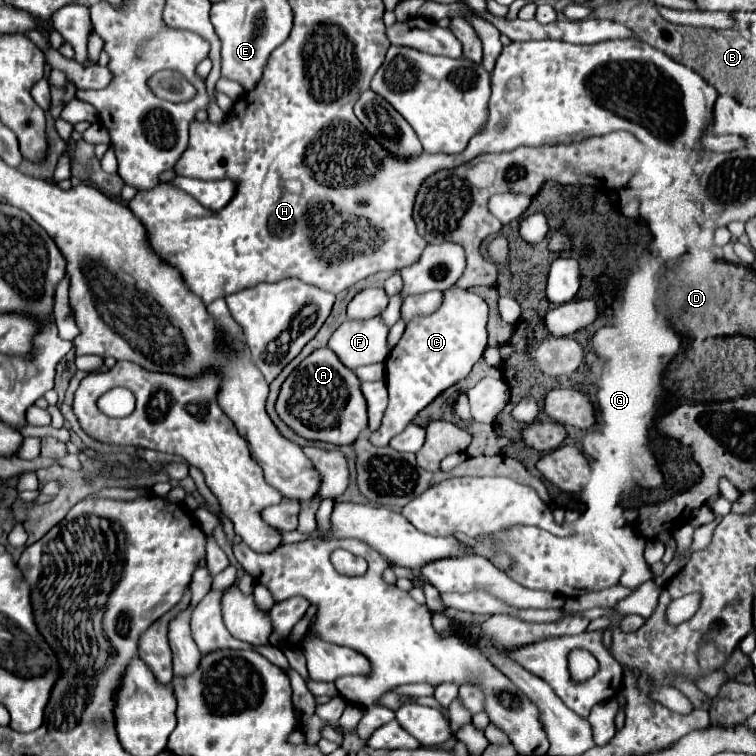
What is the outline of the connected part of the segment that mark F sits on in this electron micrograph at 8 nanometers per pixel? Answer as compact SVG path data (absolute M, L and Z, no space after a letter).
M382 316L370 320L348 320L330 338L328 346L338 354L342 364L356 370L358 366L384 362L390 354L390 328Z

